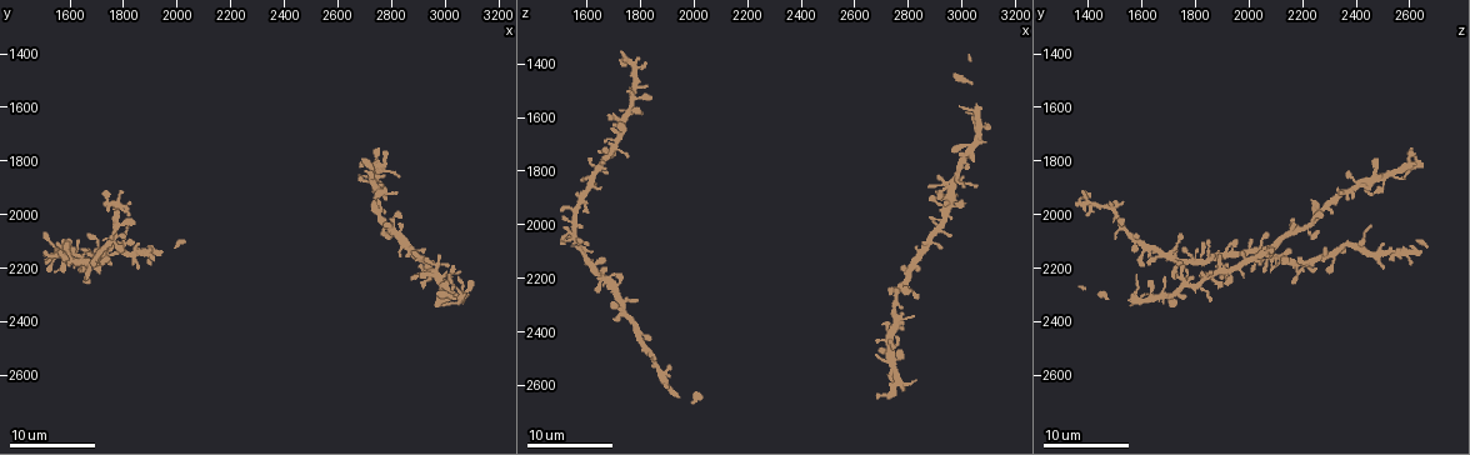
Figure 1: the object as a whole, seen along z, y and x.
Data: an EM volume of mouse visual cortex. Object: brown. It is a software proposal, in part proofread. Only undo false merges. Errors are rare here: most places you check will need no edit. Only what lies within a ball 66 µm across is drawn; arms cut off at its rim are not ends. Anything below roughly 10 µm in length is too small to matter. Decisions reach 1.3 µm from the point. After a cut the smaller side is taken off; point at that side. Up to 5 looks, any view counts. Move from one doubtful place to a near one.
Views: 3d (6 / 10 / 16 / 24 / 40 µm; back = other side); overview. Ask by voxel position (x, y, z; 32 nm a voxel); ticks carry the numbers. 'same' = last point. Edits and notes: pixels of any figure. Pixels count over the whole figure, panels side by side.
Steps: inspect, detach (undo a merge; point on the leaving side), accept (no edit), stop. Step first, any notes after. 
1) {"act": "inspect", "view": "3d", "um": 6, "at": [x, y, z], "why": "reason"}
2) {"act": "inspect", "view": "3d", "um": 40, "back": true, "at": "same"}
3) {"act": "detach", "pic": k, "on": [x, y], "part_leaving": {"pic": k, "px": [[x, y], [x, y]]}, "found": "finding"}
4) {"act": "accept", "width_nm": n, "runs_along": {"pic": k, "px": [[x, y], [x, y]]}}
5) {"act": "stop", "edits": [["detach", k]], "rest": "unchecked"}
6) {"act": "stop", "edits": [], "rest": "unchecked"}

{"act": "inspect", "view": "3d", "um": 16, "at": [2930, 2170, 1980], "why": "three-way junction"}

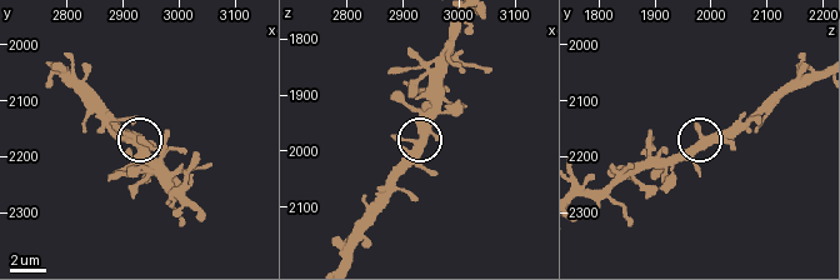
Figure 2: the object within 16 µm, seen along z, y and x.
{"act": "accept", "width_nm": 390, "found": "all the same cell"}

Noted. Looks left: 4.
{"act": "inspect", "view": "3d", "um": 6, "at": [1690, 2170, 1690], "why": "thin neck"}

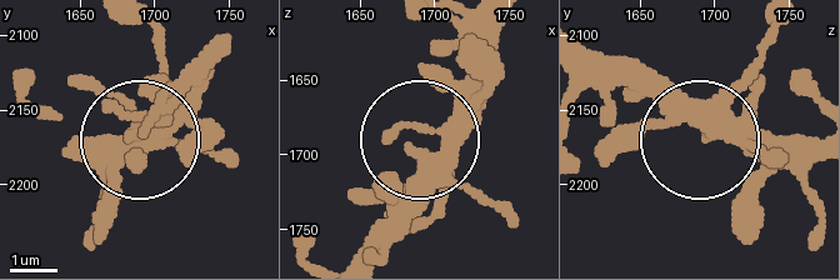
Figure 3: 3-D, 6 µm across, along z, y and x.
{"act": "accept", "found": "all the same cell"}

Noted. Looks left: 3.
{"act": "inspect", "view": "3d", "um": 16, "at": [1590, 2170, 2090], "why": "a narrow waist"}

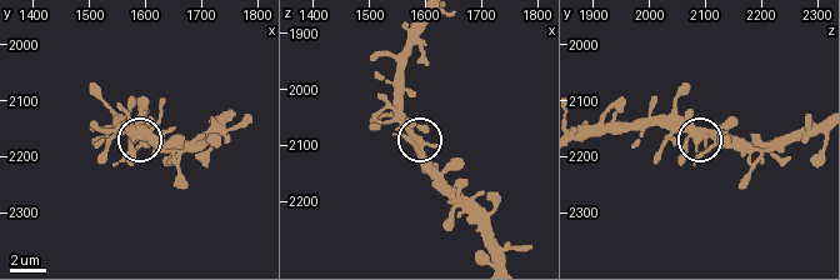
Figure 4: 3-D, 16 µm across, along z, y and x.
{"act": "accept", "width_nm": 460, "found": "one cell here"}

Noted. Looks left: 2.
{"act": "stop", "edits": [], "rest": "unchecked"}

